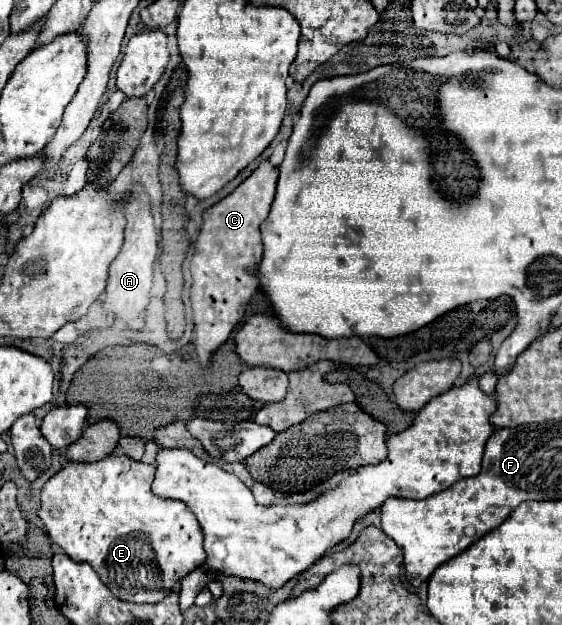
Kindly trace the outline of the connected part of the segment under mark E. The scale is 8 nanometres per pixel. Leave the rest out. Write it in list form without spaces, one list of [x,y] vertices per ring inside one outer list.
[[[107,456],[97,462],[67,462],[41,490],[39,518],[51,540],[65,550],[73,560],[83,560],[93,566],[99,578],[109,586],[113,596],[125,602],[153,604],[169,590],[179,588],[179,580],[205,562],[203,534],[197,518],[181,500],[161,498],[153,494],[151,484],[155,466],[137,462],[129,456]]]

